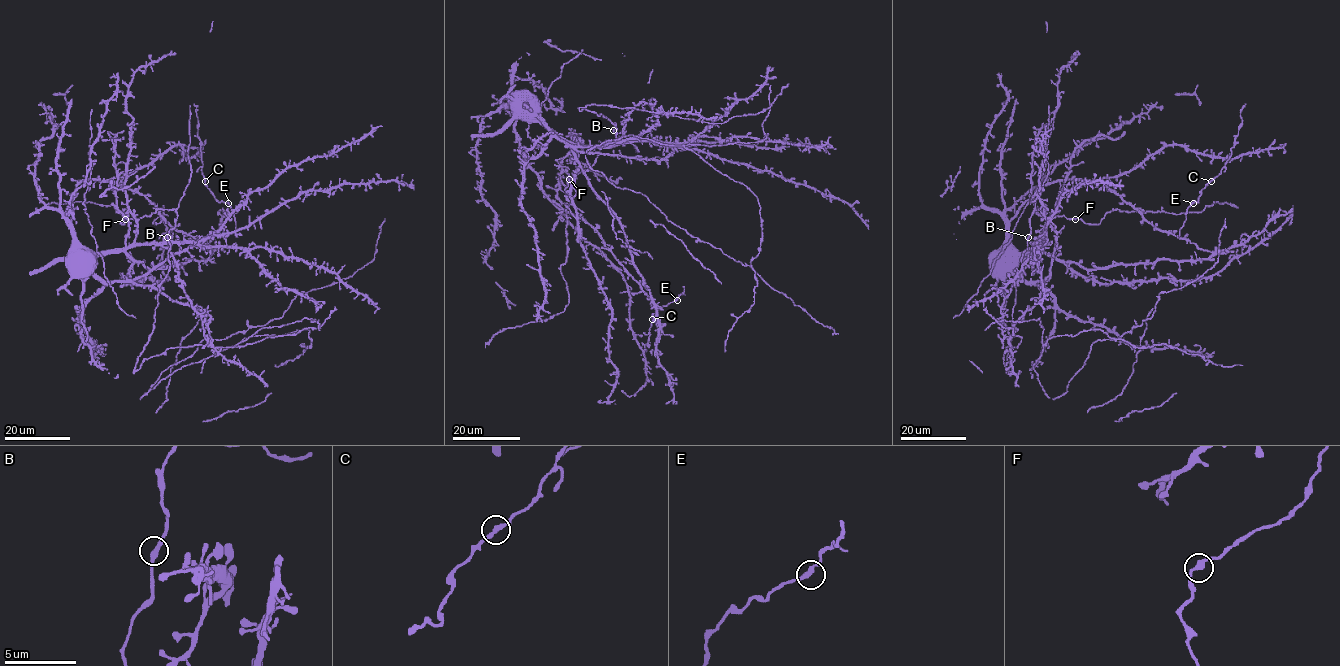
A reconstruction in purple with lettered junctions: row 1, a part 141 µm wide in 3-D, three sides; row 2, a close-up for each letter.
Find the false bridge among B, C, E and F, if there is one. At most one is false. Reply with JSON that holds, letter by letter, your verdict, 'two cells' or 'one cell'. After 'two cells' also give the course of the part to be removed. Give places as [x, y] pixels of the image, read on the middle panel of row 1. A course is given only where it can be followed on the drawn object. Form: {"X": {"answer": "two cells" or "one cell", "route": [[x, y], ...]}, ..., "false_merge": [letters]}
{"B": {"answer": "two cells"}, "C": {"answer": "one cell"}, "E": {"answer": "one cell"}, "F": {"answer": "one cell"}, "false_merge": ["B"]}

